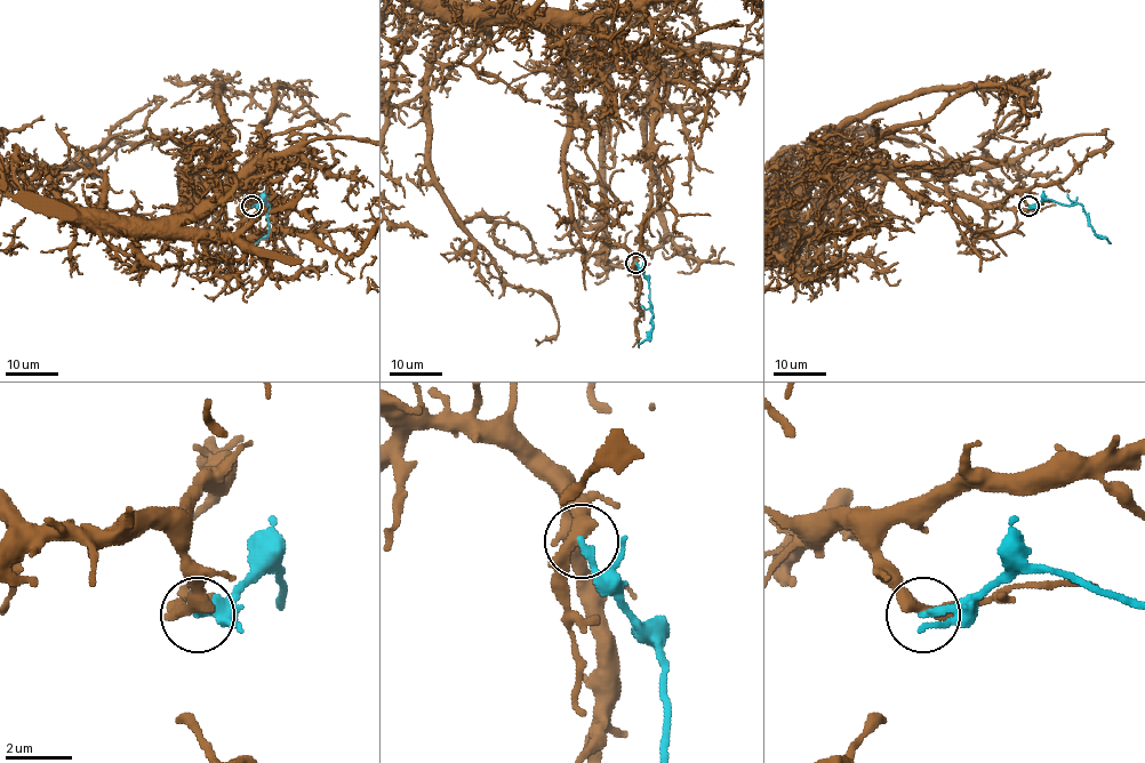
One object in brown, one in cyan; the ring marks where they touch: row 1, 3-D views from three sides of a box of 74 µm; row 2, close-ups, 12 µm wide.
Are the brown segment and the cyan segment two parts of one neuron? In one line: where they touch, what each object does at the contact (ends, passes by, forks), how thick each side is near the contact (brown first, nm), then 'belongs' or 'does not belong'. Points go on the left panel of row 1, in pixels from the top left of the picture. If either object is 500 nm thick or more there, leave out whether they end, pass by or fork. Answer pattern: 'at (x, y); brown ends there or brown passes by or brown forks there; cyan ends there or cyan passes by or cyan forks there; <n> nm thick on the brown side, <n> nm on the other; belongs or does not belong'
at (251, 206); brown passes by; cyan ends there; 400 nm thick on the brown side, 240 nm on the other; does not belong

